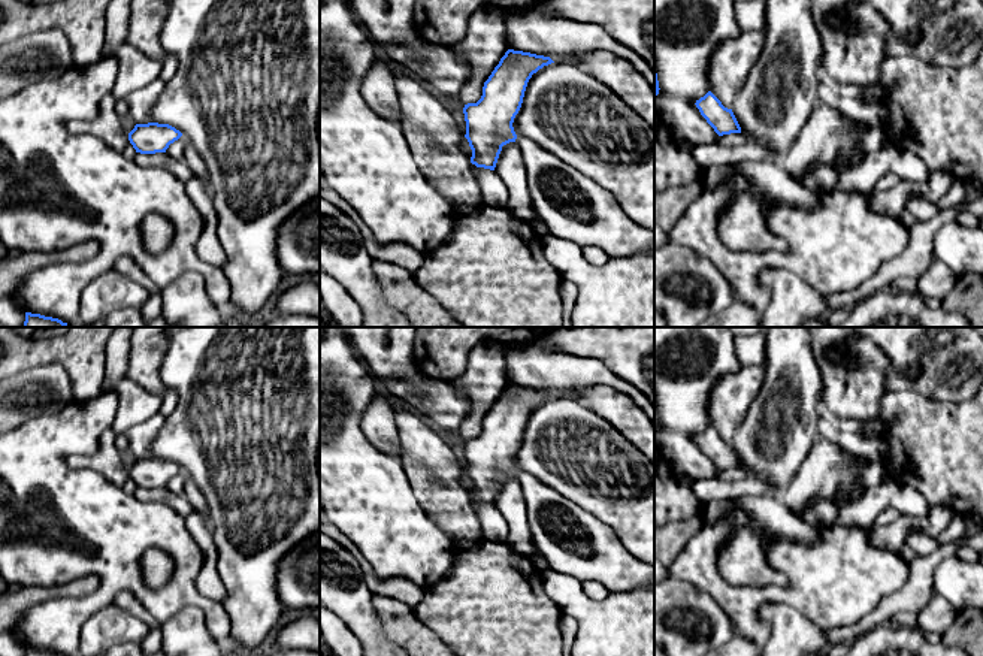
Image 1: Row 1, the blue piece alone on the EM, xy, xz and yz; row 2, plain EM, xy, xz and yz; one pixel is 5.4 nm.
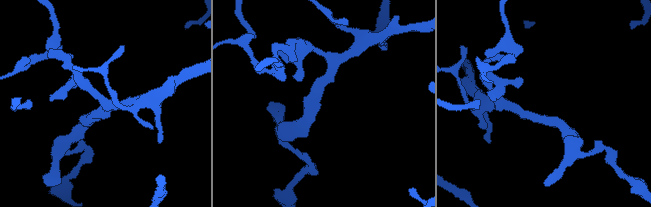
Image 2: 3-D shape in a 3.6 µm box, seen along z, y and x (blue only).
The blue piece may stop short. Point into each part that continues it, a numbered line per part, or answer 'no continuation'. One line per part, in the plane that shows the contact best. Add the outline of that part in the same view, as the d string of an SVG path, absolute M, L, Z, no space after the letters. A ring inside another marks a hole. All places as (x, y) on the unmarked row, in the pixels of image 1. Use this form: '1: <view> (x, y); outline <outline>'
no continuation

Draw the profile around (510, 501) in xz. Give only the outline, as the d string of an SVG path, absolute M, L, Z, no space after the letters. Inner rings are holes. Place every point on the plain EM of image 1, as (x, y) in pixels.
M515 477L502 481L494 505L509 526L506 544L514 551L530 557L535 544L527 522L527 505L521 493L521 486Z

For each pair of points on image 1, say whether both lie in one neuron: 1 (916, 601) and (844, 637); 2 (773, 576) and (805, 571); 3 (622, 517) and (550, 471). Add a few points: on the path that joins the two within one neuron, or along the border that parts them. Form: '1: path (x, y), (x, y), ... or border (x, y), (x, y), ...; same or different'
1: path (898, 602), (862, 625); same
2: border (764, 547), (767, 562), (786, 576), (786, 586); different
3: path (604, 499), (575, 471), (568, 471); same

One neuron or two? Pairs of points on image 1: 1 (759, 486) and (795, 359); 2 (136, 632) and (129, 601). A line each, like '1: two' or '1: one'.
1: two
2: two

